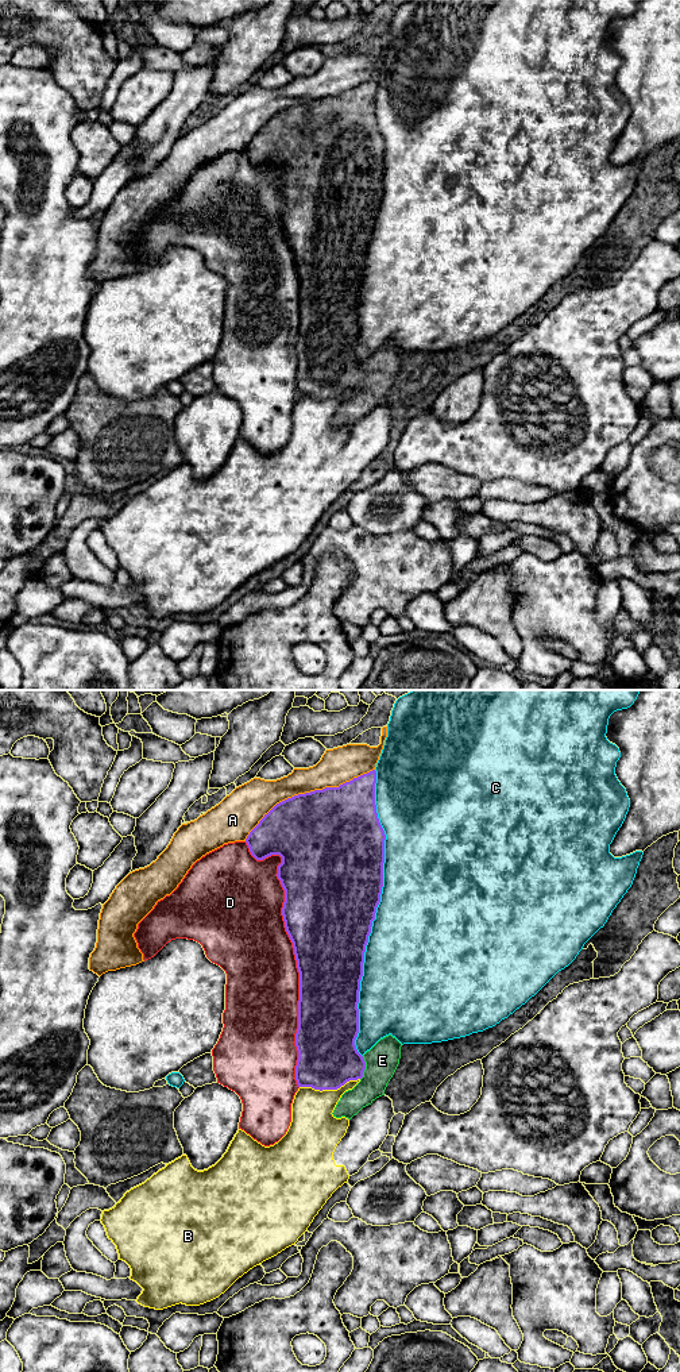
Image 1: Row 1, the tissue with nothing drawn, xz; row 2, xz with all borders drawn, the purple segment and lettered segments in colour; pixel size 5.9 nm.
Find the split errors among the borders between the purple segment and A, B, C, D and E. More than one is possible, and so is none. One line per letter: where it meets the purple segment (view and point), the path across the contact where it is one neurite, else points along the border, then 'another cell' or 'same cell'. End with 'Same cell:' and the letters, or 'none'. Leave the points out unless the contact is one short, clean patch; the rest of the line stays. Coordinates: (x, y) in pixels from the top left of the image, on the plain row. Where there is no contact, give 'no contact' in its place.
A: meets purple in xz at (306, 101); another cell
B: meets purple in xz at (329, 397); another cell
C: meets purple in xz at (375, 220); another cell
D: meets purple in xz at (294, 261); another cell
E: meets purple in xz at (364, 377); same cell
Same cell: E

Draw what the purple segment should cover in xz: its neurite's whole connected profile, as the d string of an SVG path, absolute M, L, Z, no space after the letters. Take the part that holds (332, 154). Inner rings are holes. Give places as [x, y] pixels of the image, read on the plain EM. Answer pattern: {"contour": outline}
{"contour": "M372 78L339 96L287 107L264 123L246 147L256 169L271 163L282 166L277 182L285 199L282 224L300 281L297 393L322 400L359 388L332 421L348 428L385 404L402 355L391 343L363 365L355 354L364 261L383 196L386 143L376 122L375 92Z"}

